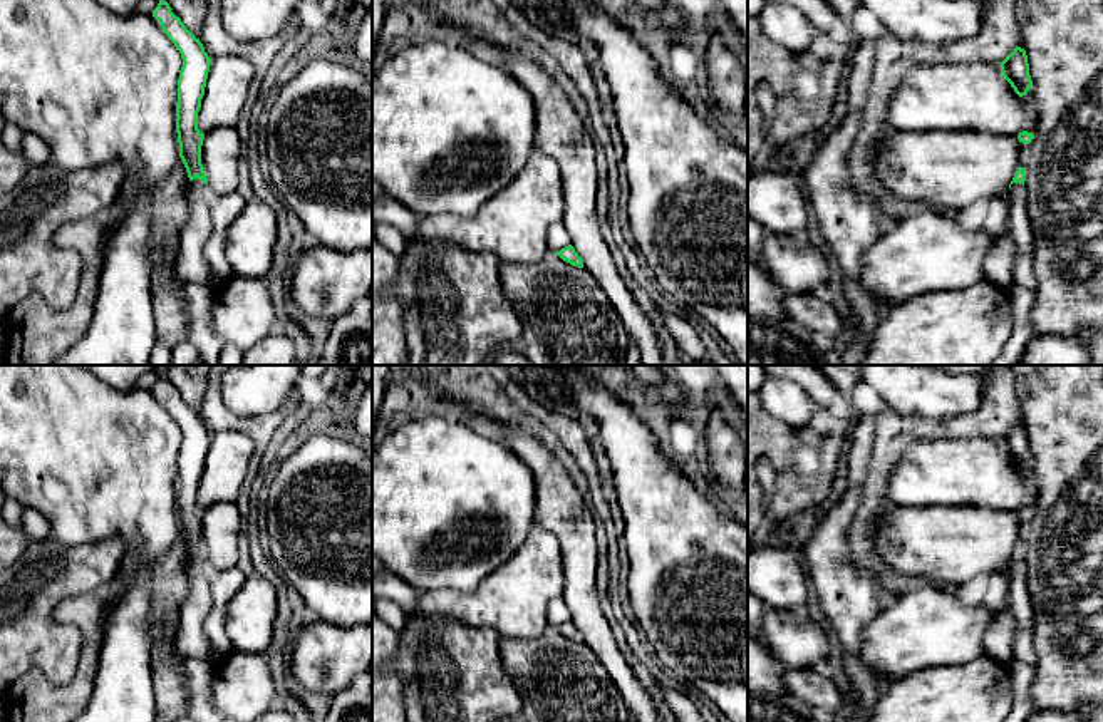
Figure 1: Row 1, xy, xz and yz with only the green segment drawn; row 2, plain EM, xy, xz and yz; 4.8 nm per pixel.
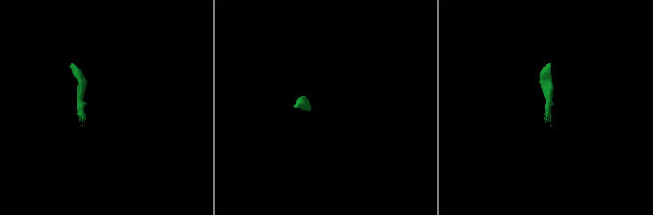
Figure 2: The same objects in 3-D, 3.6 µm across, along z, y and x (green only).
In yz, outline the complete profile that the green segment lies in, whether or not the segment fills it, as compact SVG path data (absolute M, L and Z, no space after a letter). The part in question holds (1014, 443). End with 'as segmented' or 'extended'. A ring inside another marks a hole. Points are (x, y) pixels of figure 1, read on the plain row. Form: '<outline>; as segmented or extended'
M1016 422L1001 439L1001 451L1011 459L1014 467L1023 472L1033 461L1026 425Z; as segmented

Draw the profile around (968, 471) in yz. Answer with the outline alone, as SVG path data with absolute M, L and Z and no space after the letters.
M957 437L919 439L905 447L887 482L887 499L892 506L971 506L1018 511L1023 506L1036 509L1034 462L1019 472L1001 451L1001 439Z

